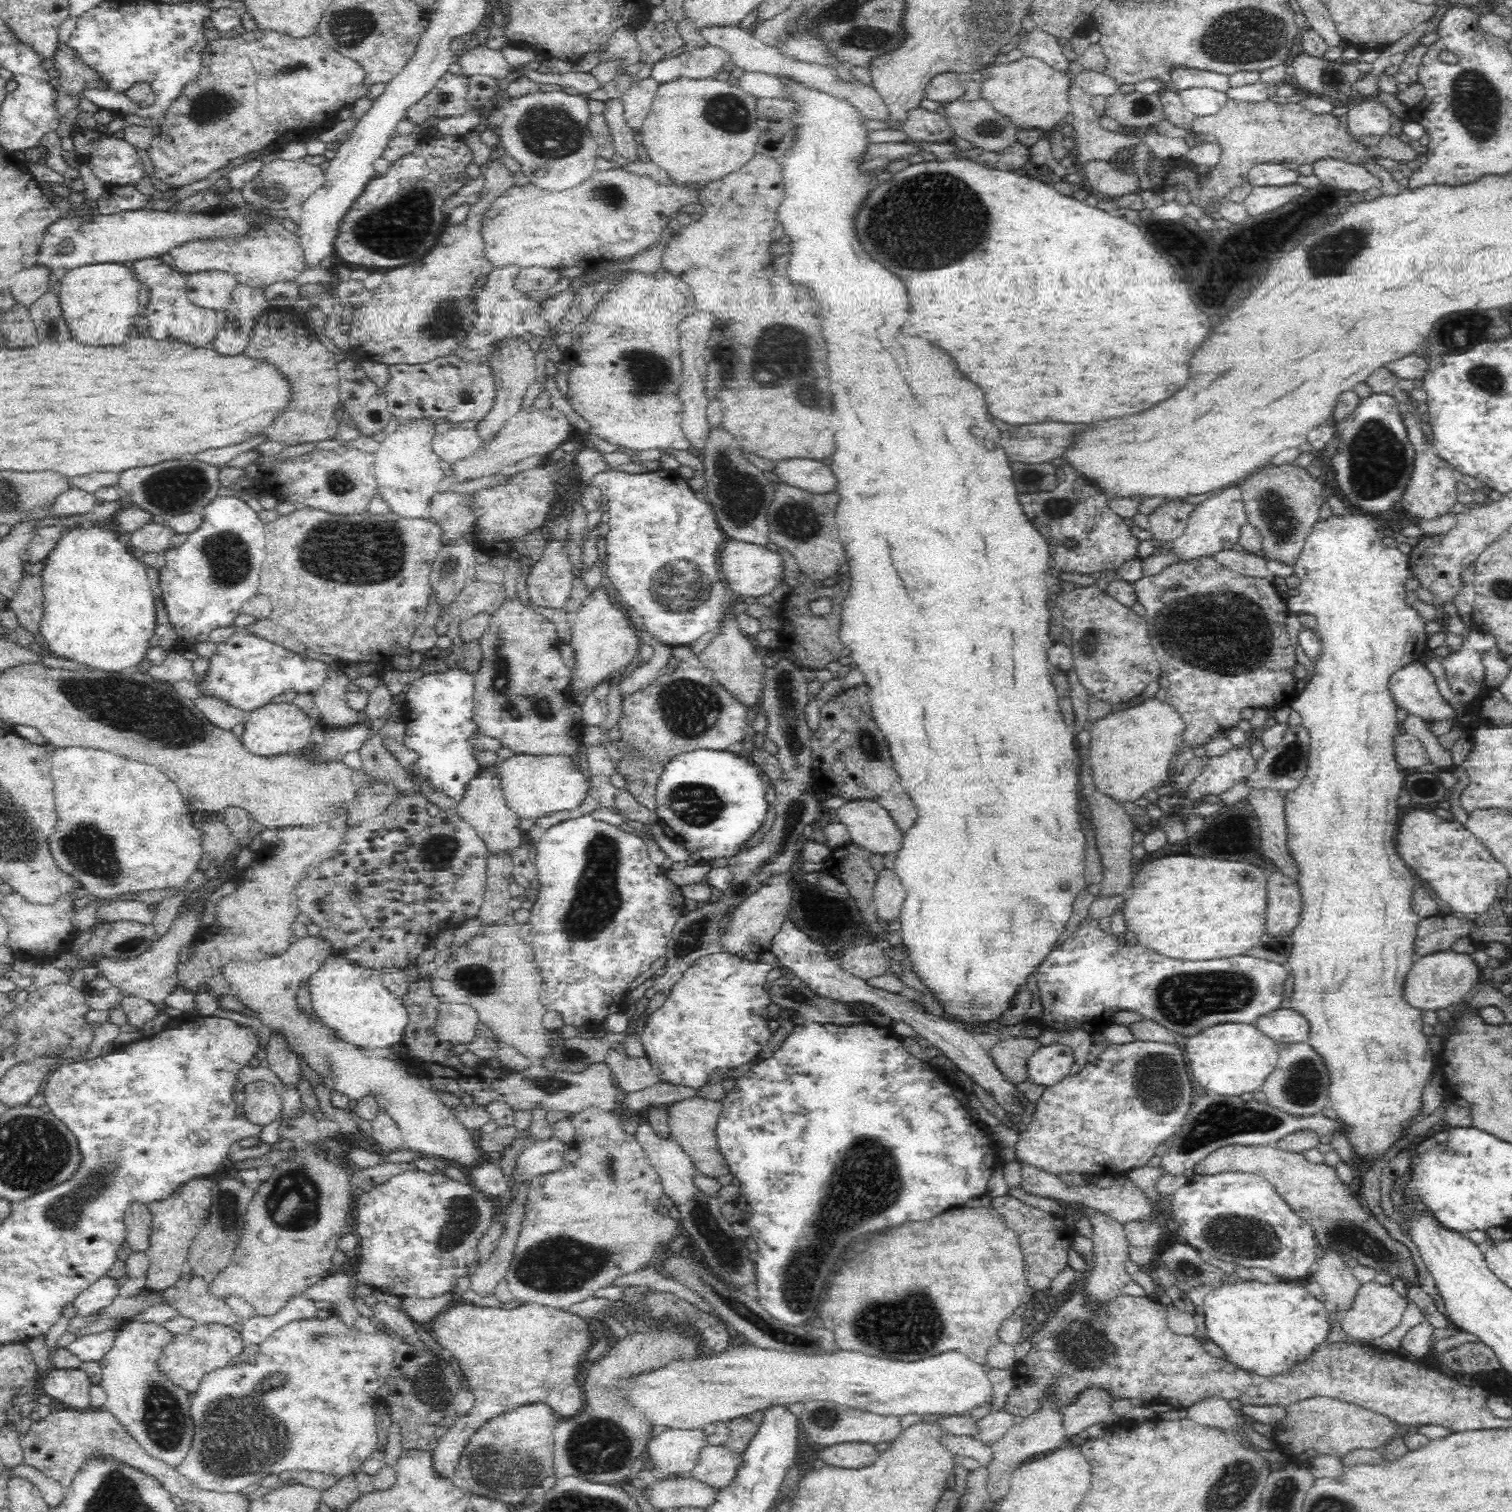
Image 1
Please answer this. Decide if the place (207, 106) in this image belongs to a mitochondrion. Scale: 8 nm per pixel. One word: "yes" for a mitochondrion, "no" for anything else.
yes

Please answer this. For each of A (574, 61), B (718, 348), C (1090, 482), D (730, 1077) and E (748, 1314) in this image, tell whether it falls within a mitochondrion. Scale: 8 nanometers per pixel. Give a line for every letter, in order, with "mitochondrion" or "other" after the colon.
A: other
B: other
C: other
D: other
E: mitochondrion

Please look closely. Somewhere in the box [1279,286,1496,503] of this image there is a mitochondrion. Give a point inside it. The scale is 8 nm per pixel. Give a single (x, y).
(1456, 333)

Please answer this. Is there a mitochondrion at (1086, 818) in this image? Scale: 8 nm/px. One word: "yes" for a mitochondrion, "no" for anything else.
no

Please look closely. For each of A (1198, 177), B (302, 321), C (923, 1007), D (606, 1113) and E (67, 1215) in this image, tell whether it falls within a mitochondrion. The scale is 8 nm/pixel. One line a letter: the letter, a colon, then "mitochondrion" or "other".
A: other
B: other
C: other
D: other
E: mitochondrion

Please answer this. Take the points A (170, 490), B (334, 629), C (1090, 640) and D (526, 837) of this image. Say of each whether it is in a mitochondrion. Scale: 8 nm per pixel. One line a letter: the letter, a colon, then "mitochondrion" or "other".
A: mitochondrion
B: other
C: mitochondrion
D: other

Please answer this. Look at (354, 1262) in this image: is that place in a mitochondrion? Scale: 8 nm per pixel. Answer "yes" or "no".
no

